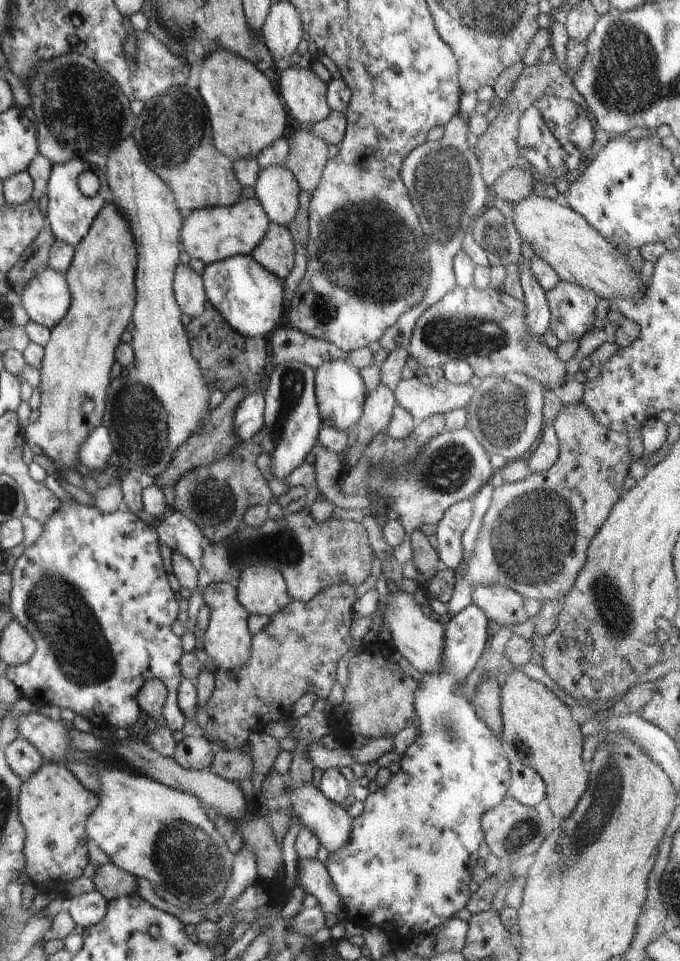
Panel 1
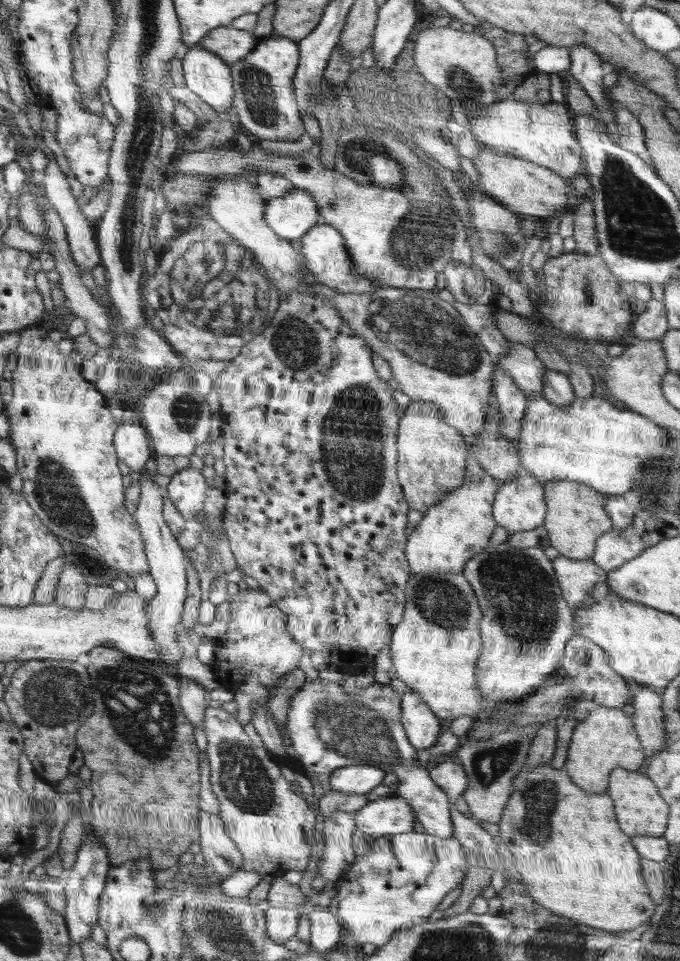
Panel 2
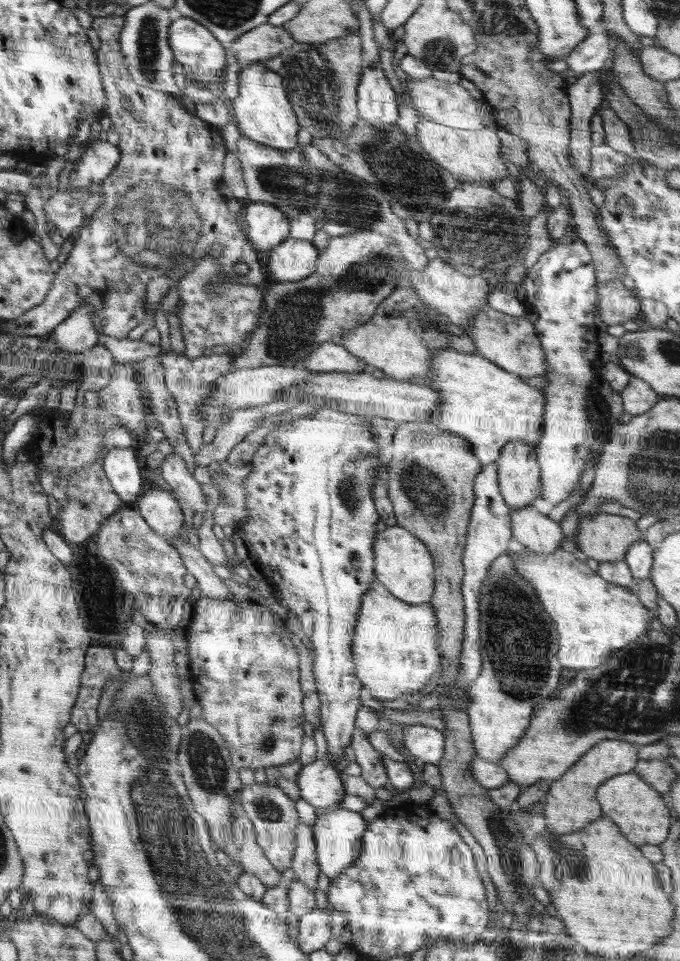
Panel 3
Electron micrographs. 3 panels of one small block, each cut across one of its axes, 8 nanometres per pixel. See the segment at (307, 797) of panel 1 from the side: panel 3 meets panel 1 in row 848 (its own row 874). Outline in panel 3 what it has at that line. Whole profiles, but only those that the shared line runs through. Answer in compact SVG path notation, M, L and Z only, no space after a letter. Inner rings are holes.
M338 806L337 810L317 815L313 825L315 851L319 867L330 880L337 879L345 868L351 867L361 853L361 840L367 824L360 813Z

